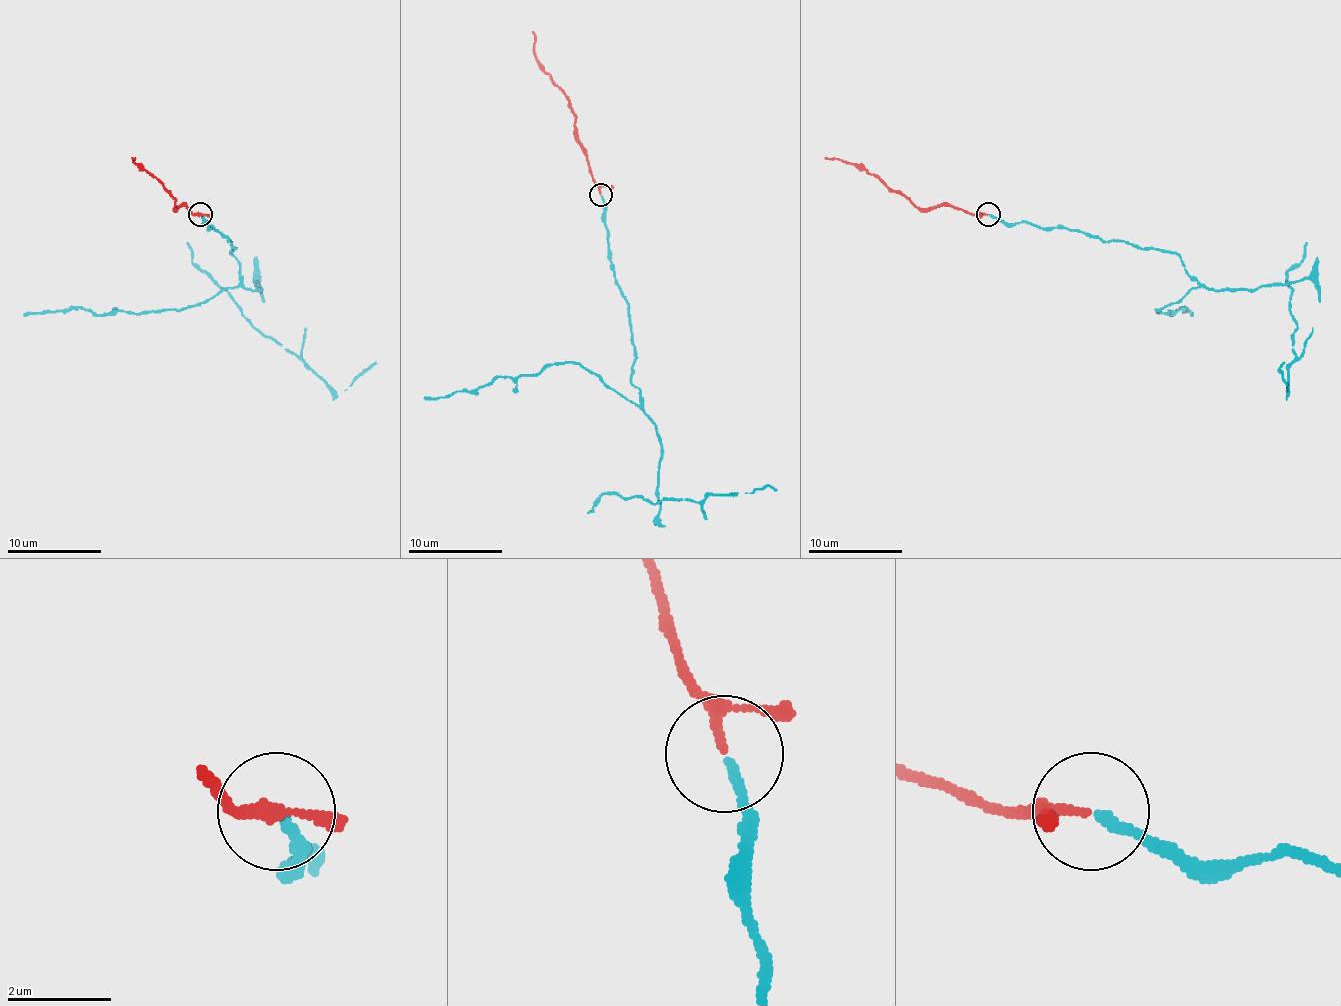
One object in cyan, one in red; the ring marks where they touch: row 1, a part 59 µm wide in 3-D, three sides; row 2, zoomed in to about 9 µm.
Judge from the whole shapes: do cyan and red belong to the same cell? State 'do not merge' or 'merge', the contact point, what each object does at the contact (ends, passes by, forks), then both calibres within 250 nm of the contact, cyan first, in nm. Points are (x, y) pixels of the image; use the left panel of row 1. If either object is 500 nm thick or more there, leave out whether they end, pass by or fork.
merge; place (200, 214); cyan ends; red passes by; calibres 170 and 140 nm

